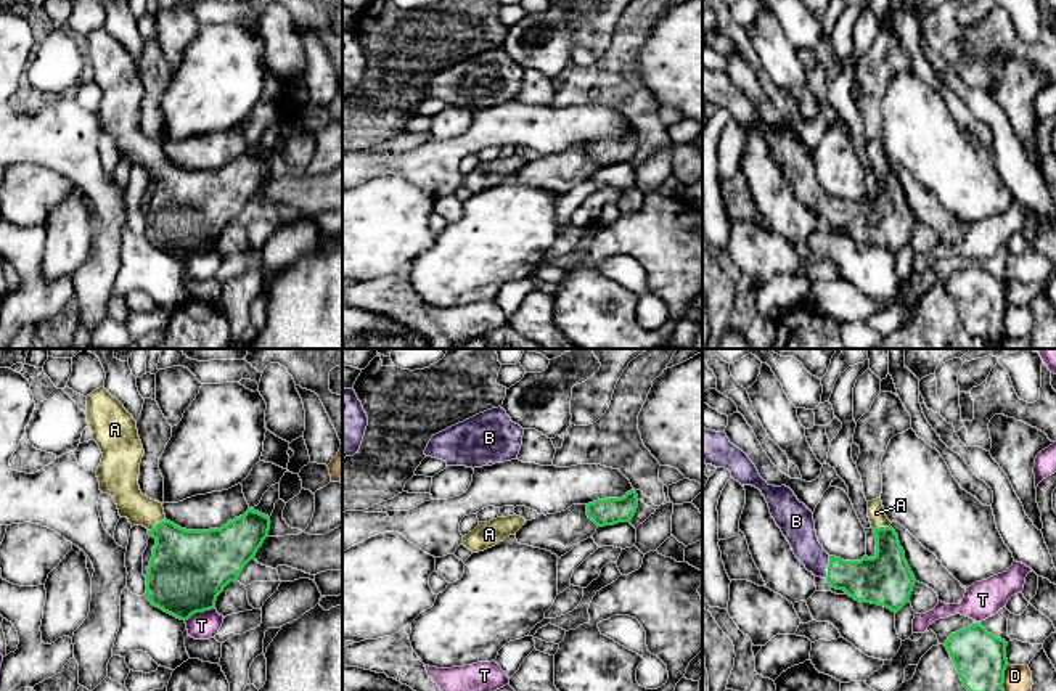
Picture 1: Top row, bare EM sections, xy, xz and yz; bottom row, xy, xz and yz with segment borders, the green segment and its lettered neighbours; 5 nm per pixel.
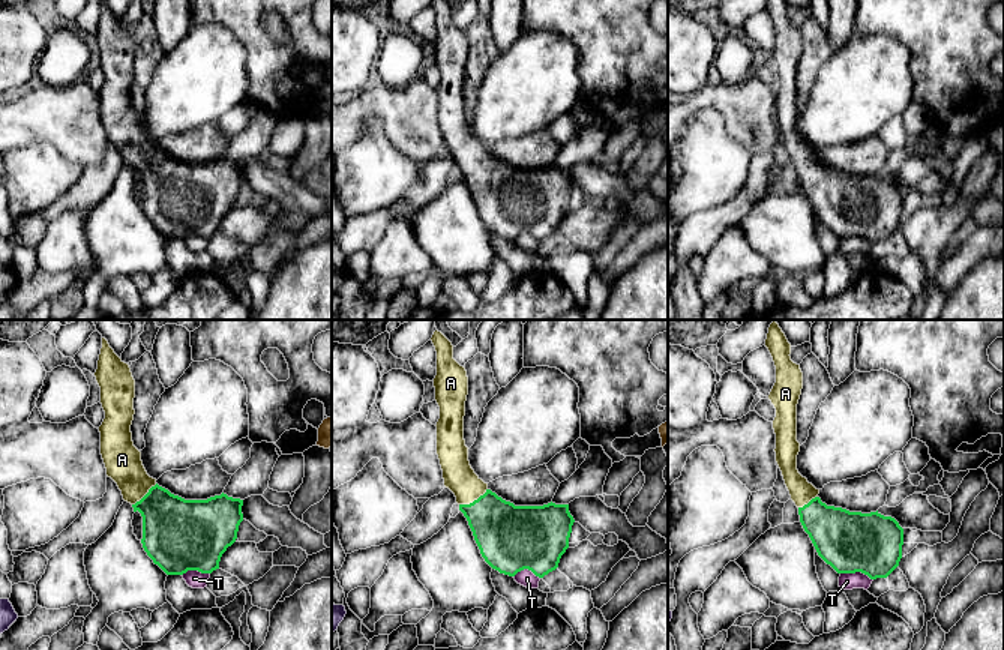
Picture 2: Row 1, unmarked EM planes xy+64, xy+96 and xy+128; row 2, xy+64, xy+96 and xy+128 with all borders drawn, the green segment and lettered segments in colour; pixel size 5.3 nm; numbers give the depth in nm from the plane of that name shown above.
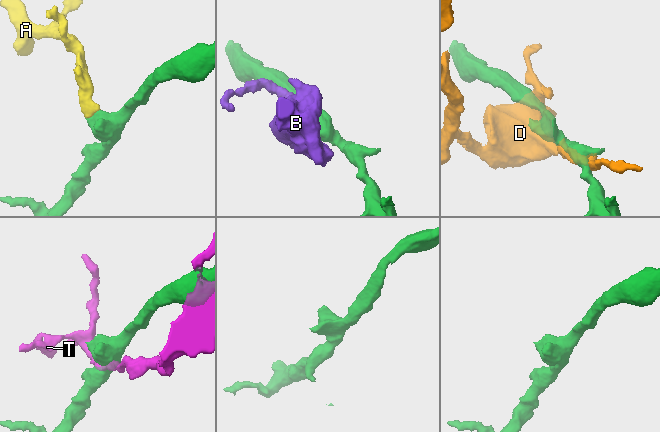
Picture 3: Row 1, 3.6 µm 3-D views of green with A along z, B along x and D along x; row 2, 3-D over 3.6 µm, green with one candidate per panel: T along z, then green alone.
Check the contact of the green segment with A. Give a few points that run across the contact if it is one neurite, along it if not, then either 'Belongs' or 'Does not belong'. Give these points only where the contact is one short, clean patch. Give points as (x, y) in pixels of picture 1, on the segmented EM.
Line: xy (185, 564), (171, 539), (156, 524), (140, 510). Belongs

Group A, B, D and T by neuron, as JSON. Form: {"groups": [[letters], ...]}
{"groups": [["A", "B"], ["D"], ["T"]]}

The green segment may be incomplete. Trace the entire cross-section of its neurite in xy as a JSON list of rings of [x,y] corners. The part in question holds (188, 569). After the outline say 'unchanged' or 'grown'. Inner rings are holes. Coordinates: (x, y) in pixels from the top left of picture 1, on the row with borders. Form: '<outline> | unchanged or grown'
[[[104,387],[87,395],[85,415],[93,440],[103,453],[96,469],[100,490],[114,498],[121,517],[127,517],[132,527],[146,527],[148,535],[156,540],[146,574],[146,599],[180,620],[214,609],[217,596],[230,582],[238,580],[243,567],[254,559],[268,537],[270,517],[249,508],[220,529],[186,530],[175,525],[166,519],[162,503],[140,490],[138,476],[145,450],[132,415]]] | grown

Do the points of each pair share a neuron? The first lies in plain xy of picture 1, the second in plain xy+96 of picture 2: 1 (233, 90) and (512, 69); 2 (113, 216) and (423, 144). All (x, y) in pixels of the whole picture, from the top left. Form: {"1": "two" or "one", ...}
{"1": "one", "2": "one"}

